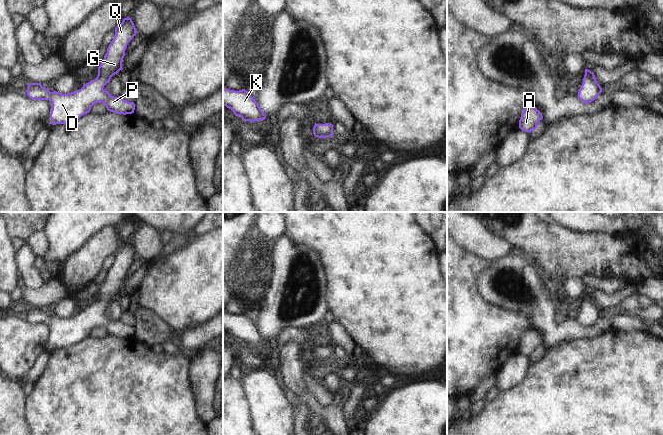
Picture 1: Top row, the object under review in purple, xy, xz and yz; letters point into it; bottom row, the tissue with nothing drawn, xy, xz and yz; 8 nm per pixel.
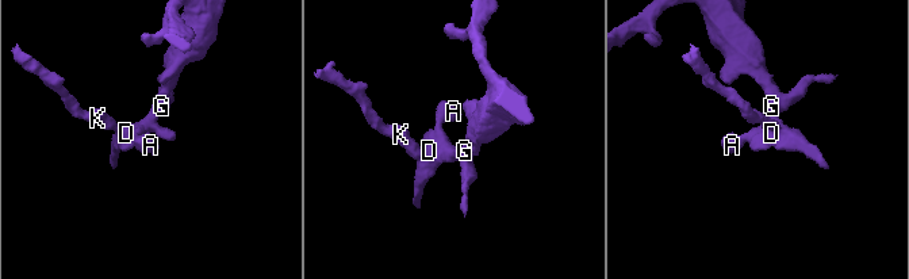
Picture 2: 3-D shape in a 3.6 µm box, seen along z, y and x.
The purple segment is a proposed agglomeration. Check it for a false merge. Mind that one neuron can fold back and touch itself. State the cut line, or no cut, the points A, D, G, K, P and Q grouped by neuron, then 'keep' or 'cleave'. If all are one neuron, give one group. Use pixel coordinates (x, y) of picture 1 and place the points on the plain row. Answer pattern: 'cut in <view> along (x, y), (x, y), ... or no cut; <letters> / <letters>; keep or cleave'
no cut; A D G K P Q; keep

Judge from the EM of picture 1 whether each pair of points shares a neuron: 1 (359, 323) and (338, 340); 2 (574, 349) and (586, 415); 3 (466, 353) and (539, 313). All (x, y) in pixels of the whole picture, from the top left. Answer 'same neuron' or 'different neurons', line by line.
1: different neurons
2: same neuron
3: different neurons

